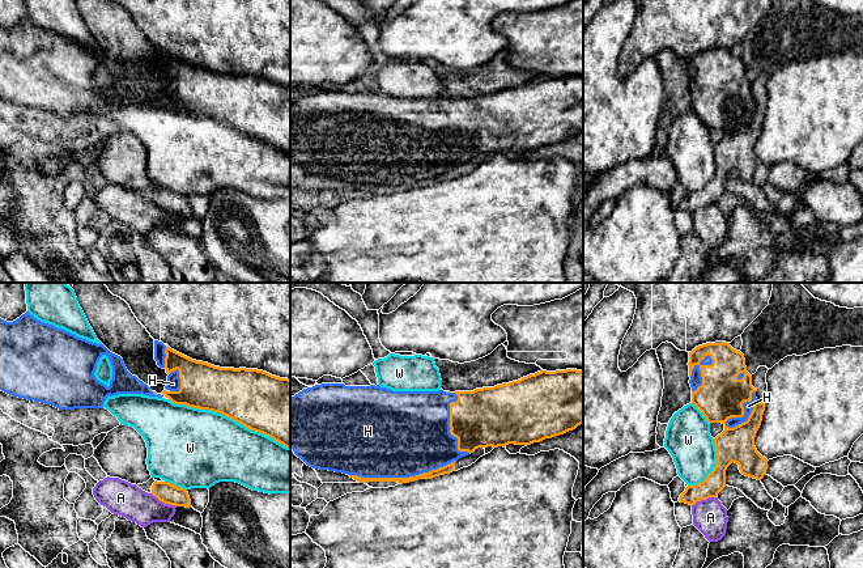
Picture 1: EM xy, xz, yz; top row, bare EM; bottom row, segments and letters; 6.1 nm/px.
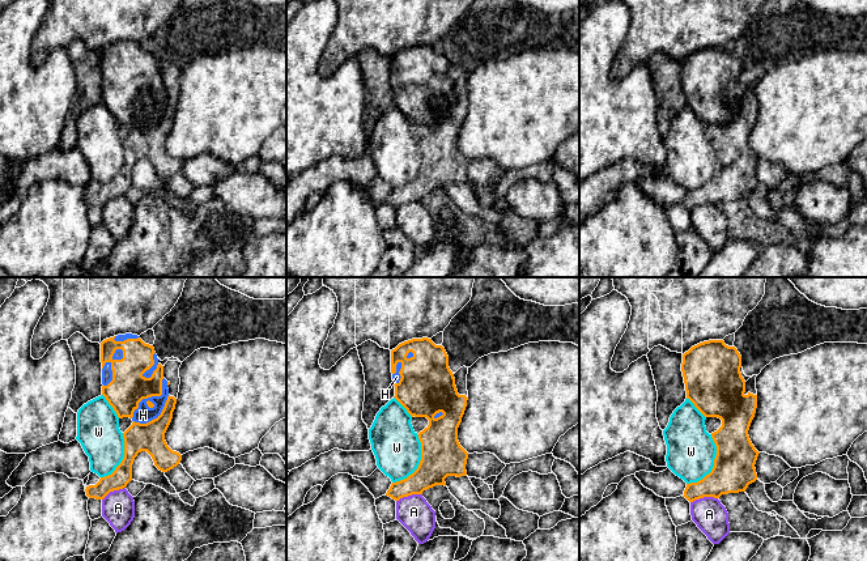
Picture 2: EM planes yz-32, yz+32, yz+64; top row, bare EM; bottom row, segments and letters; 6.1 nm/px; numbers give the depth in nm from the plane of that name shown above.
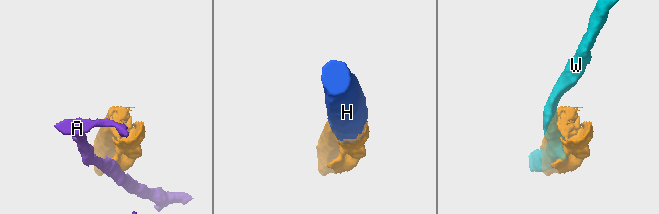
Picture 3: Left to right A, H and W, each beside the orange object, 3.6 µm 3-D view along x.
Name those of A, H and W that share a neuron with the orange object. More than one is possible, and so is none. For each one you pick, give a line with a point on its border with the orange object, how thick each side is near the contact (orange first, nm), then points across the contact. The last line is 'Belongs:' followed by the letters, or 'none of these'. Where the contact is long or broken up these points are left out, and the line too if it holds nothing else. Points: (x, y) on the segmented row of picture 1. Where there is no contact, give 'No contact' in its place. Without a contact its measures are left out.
H: Touches orange at xz (400, 478). Thickness 50 nm (orange) against 500 nm
Belongs: H

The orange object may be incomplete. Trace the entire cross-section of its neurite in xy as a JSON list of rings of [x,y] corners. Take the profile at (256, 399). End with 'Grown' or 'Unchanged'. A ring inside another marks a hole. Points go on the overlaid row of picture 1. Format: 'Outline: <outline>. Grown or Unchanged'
Outline: [[[158,340],[154,360],[169,374],[162,394],[173,403],[222,414],[290,448],[290,380],[196,361]]]. Grown

